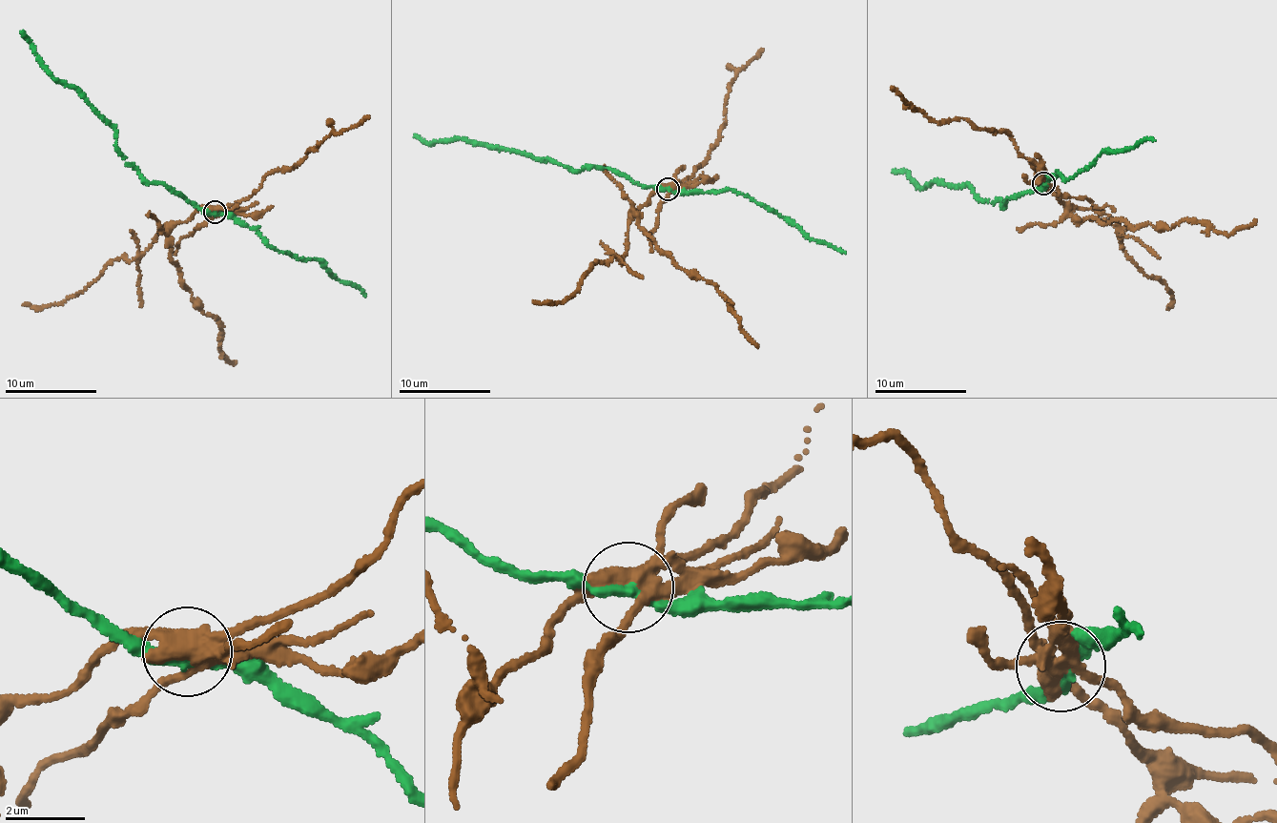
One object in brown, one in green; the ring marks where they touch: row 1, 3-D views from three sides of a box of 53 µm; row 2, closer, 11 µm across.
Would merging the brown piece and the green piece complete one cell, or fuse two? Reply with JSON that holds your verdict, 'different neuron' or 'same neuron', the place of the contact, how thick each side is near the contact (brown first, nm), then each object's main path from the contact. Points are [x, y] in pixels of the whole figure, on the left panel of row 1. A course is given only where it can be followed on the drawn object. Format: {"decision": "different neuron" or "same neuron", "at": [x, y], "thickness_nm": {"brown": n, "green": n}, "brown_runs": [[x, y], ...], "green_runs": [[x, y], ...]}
{"decision": "different neuron", "at": [215, 212], "thickness_nm": {"brown": 440, "green": 240}, "brown_runs": [[216, 212], [197, 210], [171, 230], [165, 245], [177, 272], [205, 315], [217, 320], [222, 357], [236, 362]], "green_runs": [[216, 212], [202, 211], [127, 166], [112, 126], [92, 111], [76, 87], [56, 82], [21, 31]]}

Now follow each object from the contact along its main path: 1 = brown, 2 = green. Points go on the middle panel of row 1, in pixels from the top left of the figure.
1: (669, 188), (662, 187), (649, 202), (635, 212), (637, 224), (652, 237), (661, 253), (720, 293), (757, 348)
2: (669, 188), (633, 182), (606, 167), (592, 165), (578, 171), (487, 143), (432, 144), (414, 133)

